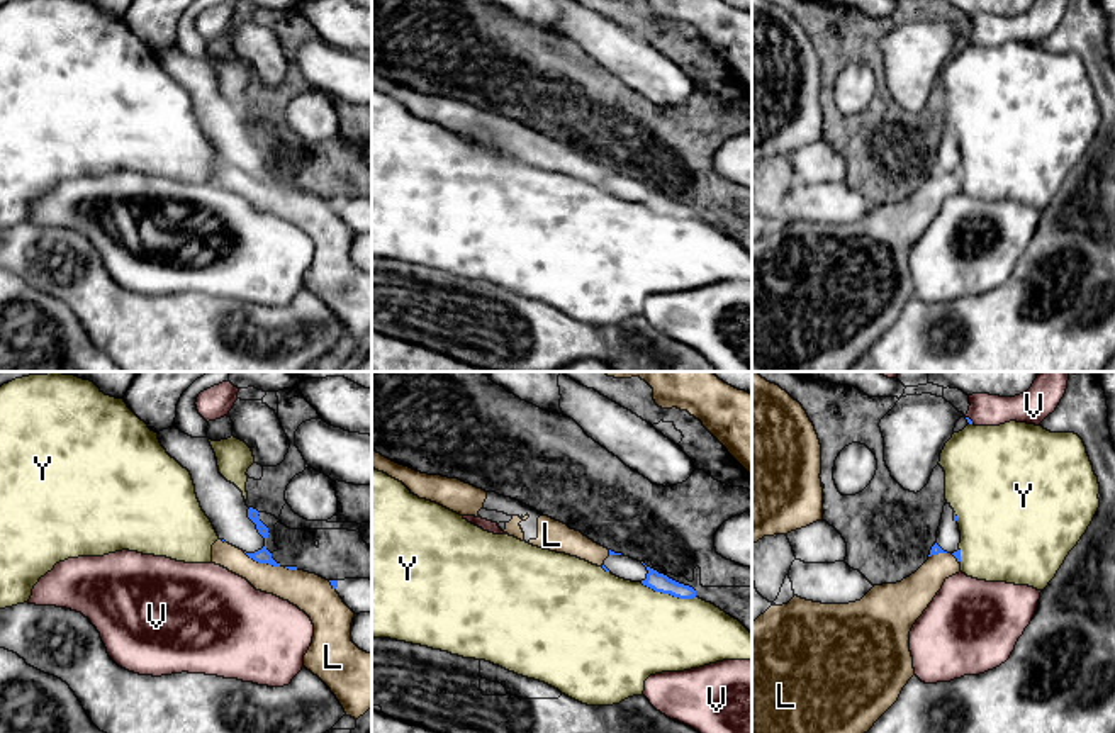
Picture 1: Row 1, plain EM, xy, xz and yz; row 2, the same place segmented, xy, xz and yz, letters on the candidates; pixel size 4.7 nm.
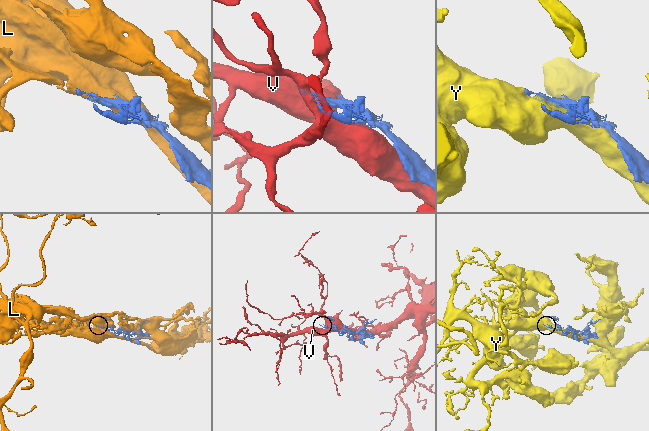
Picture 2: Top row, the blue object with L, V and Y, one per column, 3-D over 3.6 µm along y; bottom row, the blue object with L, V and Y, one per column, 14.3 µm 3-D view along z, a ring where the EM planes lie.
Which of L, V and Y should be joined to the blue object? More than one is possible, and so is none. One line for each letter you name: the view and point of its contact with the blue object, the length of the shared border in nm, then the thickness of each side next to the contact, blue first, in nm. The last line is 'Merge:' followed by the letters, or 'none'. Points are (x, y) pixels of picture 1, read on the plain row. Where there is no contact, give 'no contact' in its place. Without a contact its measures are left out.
Merge: none

